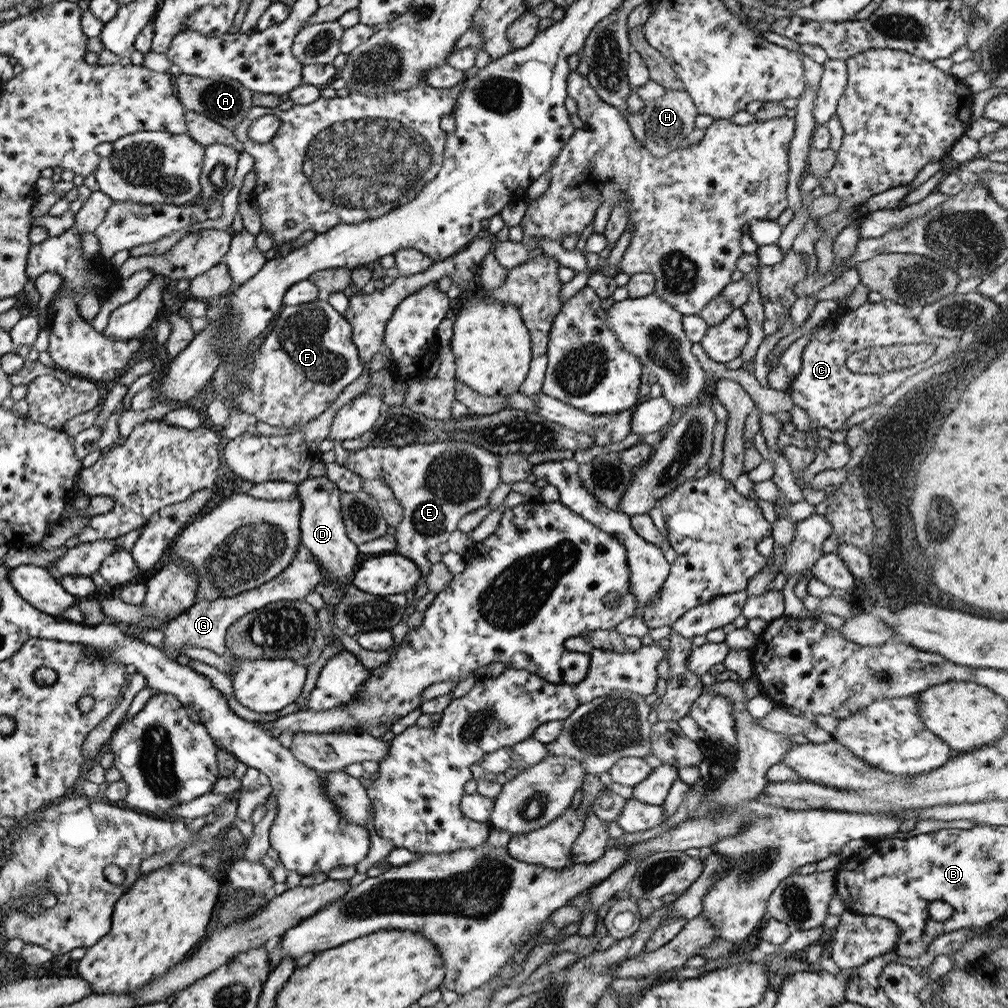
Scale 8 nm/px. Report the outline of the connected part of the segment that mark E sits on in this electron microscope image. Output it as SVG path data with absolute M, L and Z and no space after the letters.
M441 441L429 444L408 444L399 448L386 446L377 448L368 446L359 450L348 451L339 445L332 448L334 462L341 467L351 470L361 480L383 479L387 488L391 489L393 497L402 509L402 518L395 527L395 553L413 561L420 571L421 578L425 578L431 565L426 558L430 548L436 548L445 543L451 532L457 530L459 520L465 514L485 507L491 492L500 483L498 464L499 454L493 454L484 448L479 448L470 442Z

